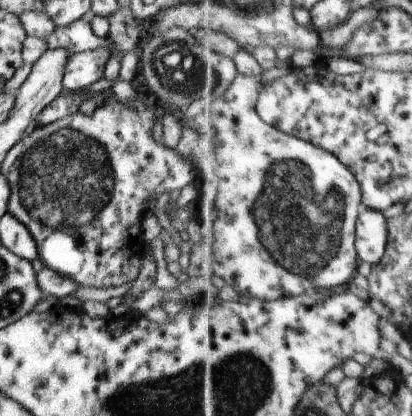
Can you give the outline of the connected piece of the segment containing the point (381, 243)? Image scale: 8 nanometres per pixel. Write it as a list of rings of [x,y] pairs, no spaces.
[[[363,208],[357,224],[357,248],[360,250],[360,258],[371,265],[377,265],[387,255],[389,232],[389,220],[380,210]]]

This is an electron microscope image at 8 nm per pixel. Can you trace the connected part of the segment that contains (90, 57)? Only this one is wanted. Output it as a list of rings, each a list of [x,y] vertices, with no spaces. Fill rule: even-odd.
[[[110,48],[72,53],[68,56],[62,88],[66,90],[86,89],[104,77],[104,66],[114,52]]]

